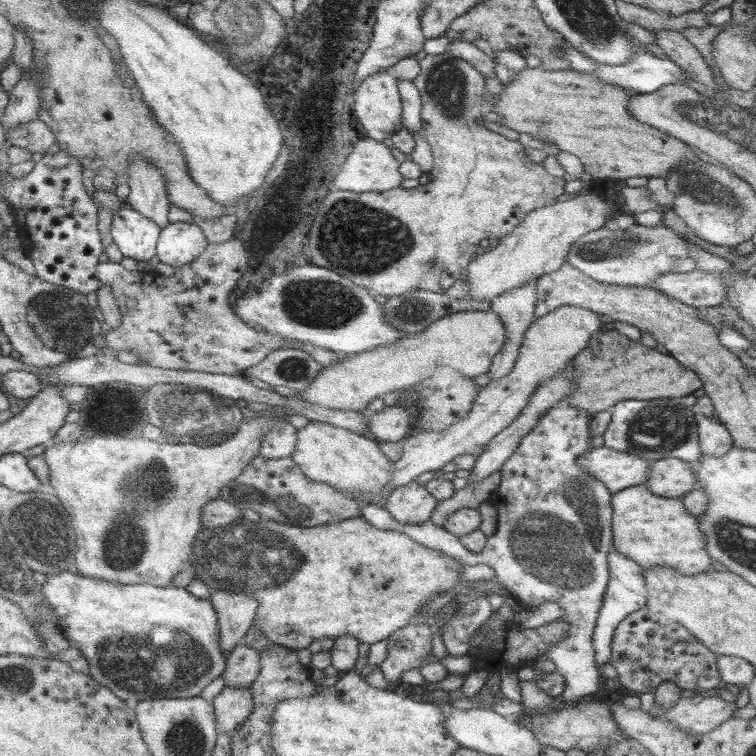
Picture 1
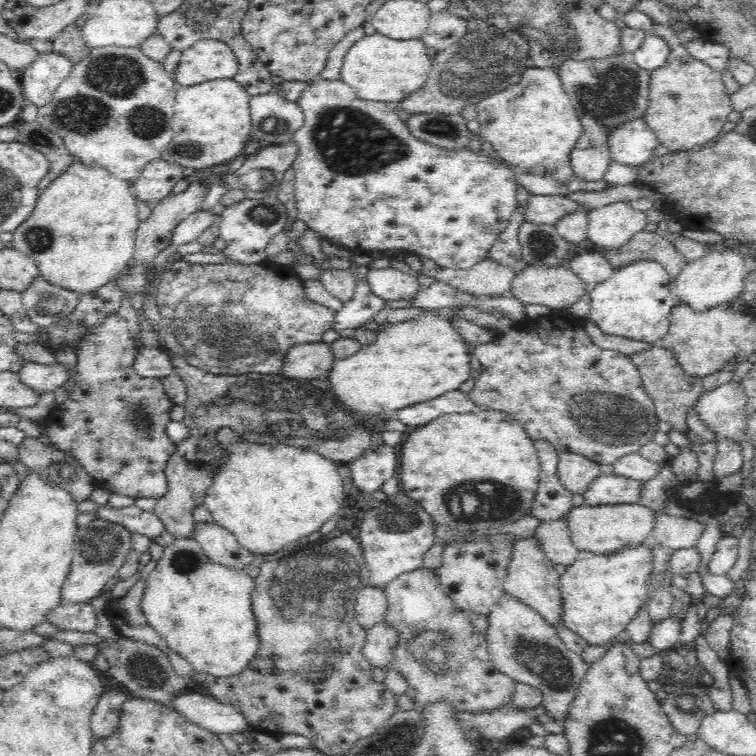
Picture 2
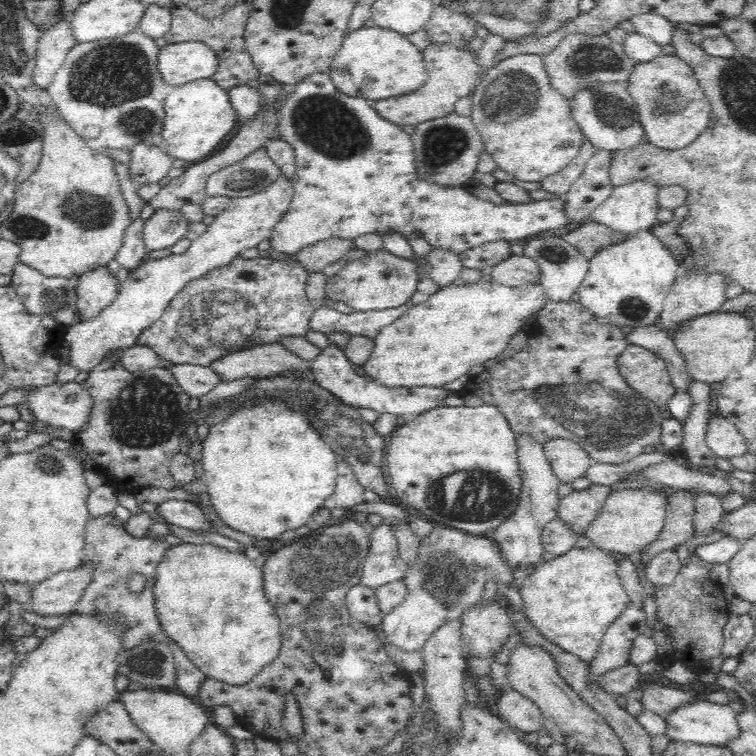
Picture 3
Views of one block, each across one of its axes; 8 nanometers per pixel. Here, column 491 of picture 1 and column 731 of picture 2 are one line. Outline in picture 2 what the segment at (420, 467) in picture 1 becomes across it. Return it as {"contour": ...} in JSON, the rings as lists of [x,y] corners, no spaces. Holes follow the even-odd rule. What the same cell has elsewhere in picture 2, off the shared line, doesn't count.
{"contour":[[[730,381],[713,391],[703,392],[695,412],[714,433],[717,443],[728,440],[740,444],[747,437],[747,402],[741,381]]]}

